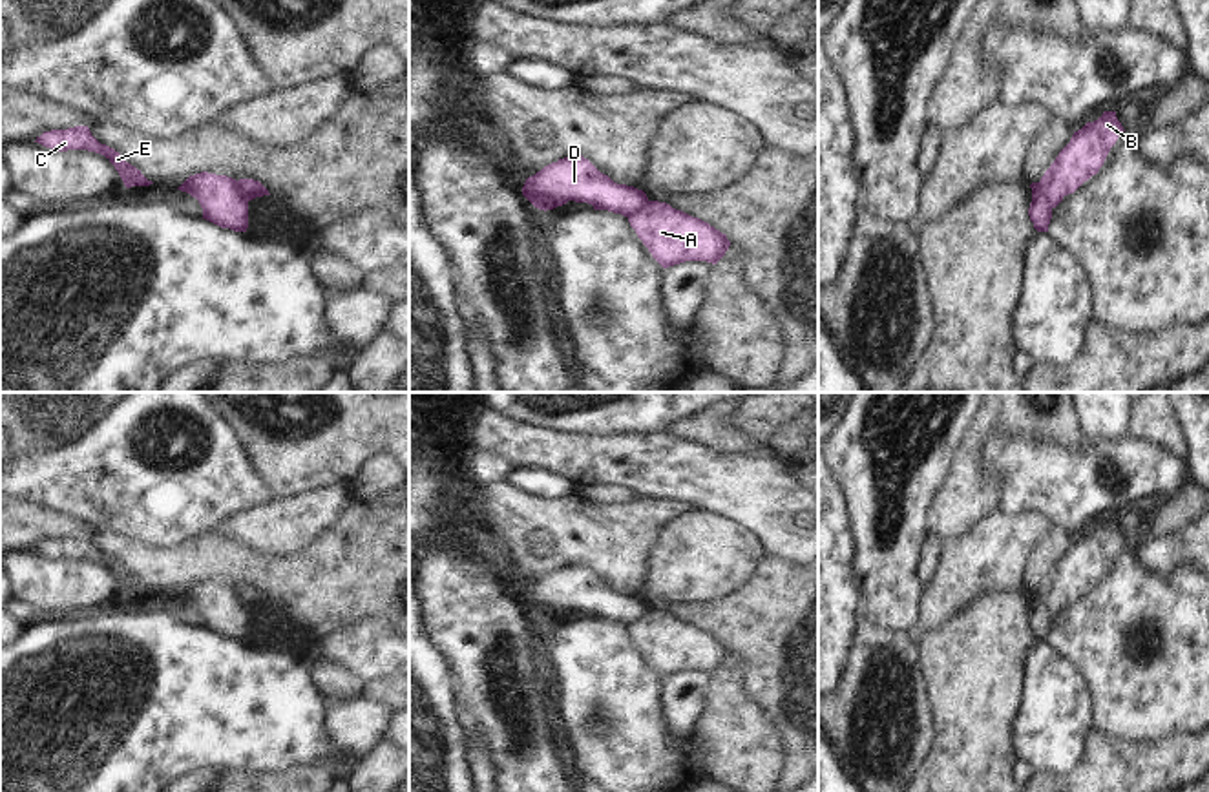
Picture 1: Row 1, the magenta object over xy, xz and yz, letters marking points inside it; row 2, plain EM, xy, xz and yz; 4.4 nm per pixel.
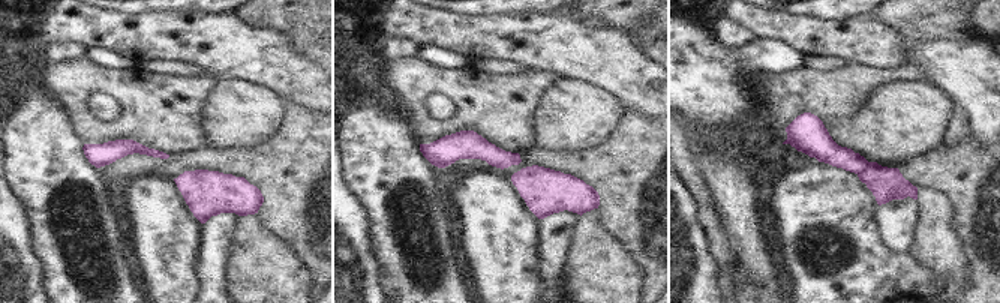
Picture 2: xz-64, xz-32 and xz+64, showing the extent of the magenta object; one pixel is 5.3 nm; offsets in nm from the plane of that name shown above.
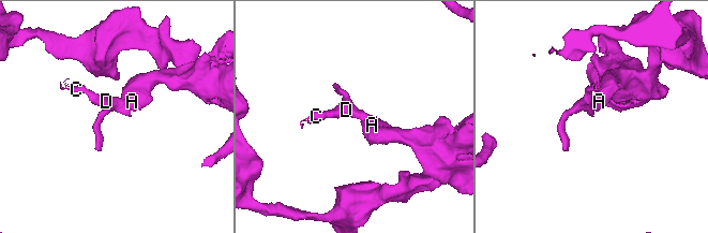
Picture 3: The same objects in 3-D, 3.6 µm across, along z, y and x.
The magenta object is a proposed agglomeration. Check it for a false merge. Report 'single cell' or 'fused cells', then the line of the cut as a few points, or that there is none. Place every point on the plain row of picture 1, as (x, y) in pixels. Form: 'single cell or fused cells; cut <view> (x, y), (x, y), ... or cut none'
fused cells; cut yz (1038, 592), (1038, 597), (1052, 615)

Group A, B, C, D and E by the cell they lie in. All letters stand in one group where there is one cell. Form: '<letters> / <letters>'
A B / C D E

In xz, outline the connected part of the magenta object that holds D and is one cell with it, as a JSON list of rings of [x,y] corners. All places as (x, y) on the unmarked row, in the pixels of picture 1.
[[[570,564],[528,586],[522,604],[539,619],[553,619],[568,610],[588,611],[632,626],[650,610],[643,599],[617,593],[583,564]]]

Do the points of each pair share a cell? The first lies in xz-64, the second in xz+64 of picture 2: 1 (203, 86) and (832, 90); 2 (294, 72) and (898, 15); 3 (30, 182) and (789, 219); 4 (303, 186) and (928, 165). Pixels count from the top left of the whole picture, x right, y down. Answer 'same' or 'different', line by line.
1: same
2: different
3: different
4: same

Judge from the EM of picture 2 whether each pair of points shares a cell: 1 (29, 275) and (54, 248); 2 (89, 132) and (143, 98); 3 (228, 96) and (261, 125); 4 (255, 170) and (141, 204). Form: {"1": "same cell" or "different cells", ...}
{"1": "different cells", "2": "same cell", "3": "same cell", "4": "different cells"}

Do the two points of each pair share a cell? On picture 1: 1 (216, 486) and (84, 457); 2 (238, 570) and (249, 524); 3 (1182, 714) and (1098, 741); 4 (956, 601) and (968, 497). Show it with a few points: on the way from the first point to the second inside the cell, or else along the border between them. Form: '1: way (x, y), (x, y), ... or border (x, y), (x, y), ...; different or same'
1: way (183, 475), (117, 475); same
2: border (214, 531), (267, 555), (285, 555); different
3: border (1093, 725), (1124, 741), (1155, 743); different
4: border (996, 510), (967, 533), (943, 542); different

